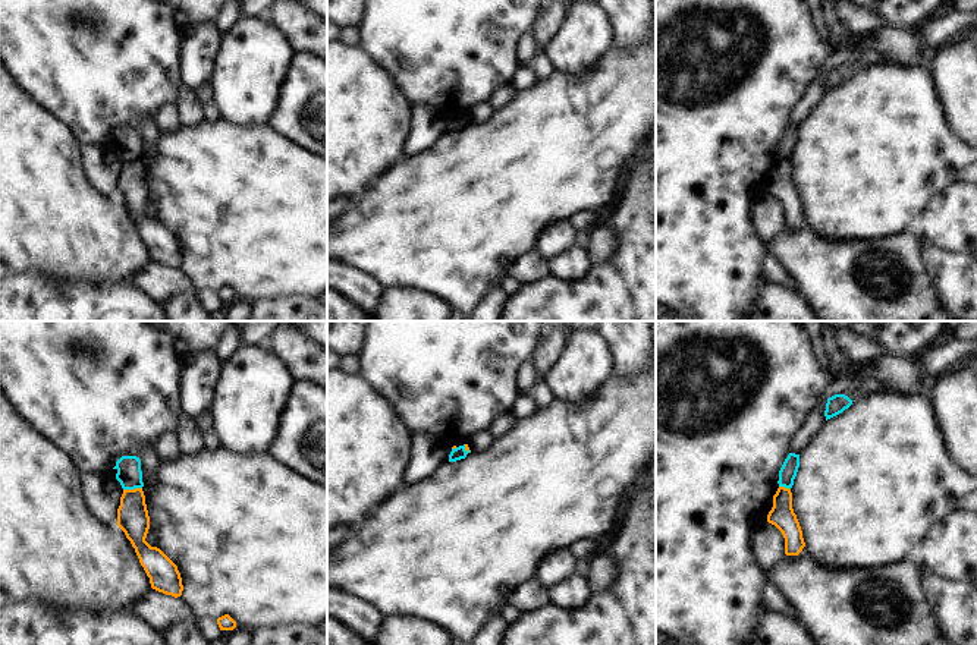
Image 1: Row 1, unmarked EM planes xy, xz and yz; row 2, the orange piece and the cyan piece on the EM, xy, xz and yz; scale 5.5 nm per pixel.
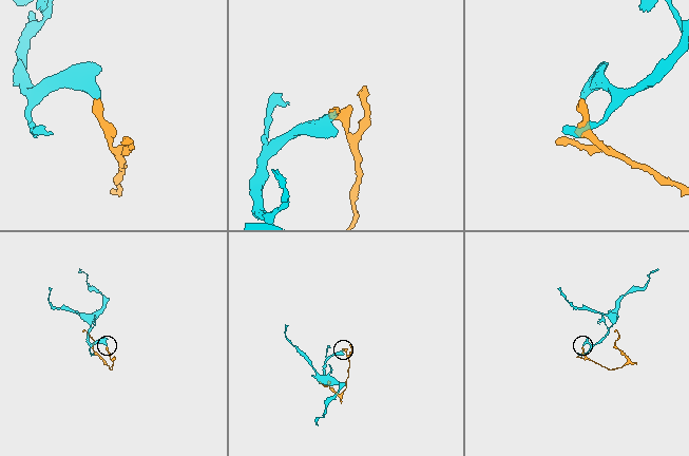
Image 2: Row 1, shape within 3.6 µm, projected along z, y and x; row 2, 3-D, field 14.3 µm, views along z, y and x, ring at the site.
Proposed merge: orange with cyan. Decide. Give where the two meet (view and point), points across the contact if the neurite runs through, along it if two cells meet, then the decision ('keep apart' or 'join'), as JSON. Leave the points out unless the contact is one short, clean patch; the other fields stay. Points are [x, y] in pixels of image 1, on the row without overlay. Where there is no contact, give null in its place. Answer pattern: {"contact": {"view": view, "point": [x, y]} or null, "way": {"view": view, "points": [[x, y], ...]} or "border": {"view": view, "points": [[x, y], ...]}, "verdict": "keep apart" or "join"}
{"contact": {"view": "xy", "point": [132, 161]}, "border": {"view": "xy", "points": [[141, 159], [123, 161]]}, "verdict": "keep apart"}

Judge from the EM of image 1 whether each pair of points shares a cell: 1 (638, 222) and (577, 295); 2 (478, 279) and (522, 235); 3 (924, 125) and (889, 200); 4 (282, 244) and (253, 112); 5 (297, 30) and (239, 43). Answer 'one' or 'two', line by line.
1: one
2: one
3: one
4: two
5: two

